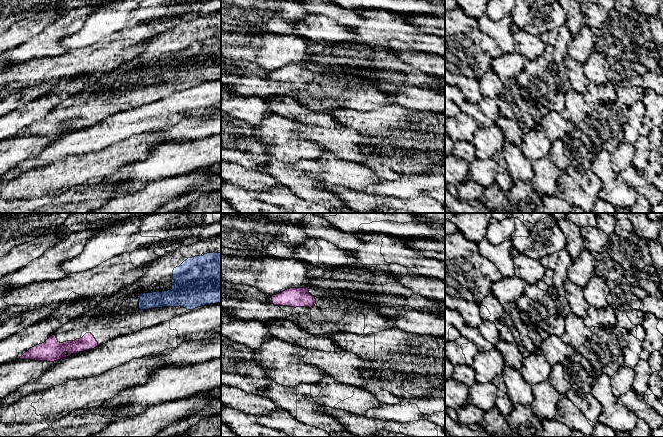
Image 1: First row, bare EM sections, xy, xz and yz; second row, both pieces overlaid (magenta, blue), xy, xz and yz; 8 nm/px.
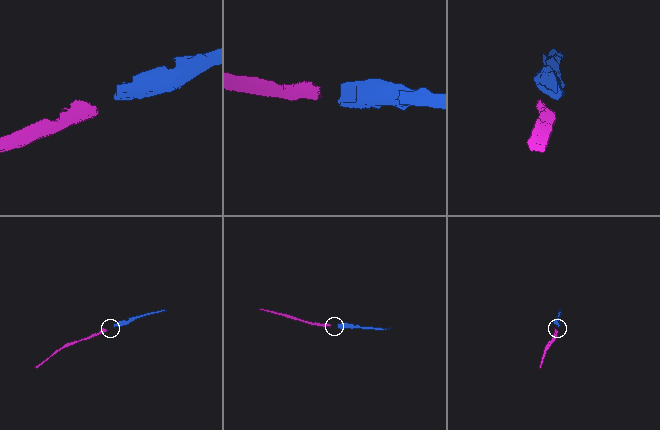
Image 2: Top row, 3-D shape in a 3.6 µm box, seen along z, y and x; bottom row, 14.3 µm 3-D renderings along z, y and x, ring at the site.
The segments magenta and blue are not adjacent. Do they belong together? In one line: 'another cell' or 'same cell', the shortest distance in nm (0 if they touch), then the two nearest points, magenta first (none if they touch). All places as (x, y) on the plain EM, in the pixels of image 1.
same cell; gap 440 nm; span xy (95, 115), (139, 84)

